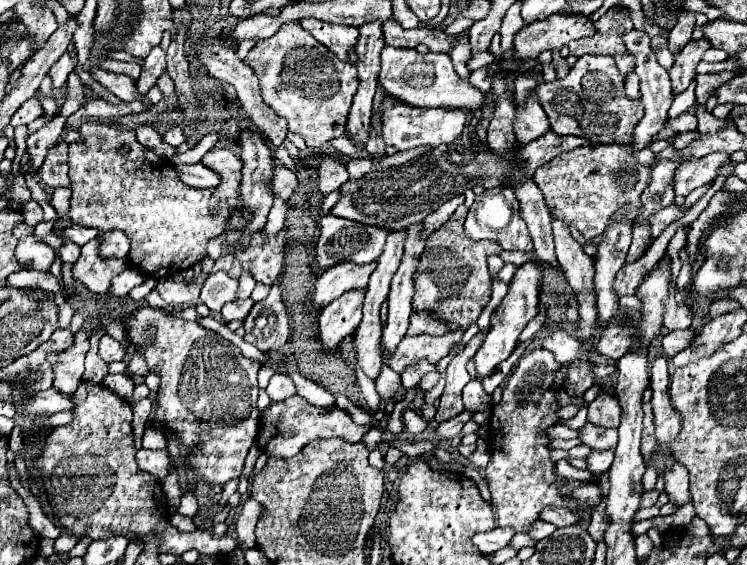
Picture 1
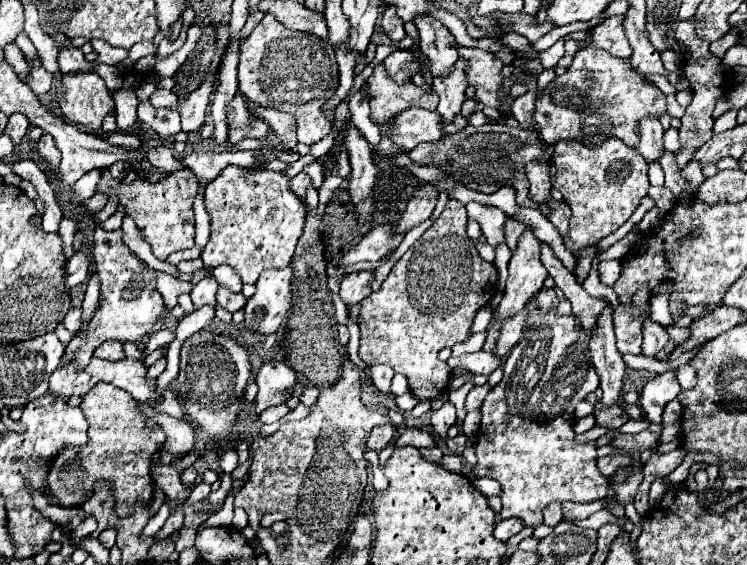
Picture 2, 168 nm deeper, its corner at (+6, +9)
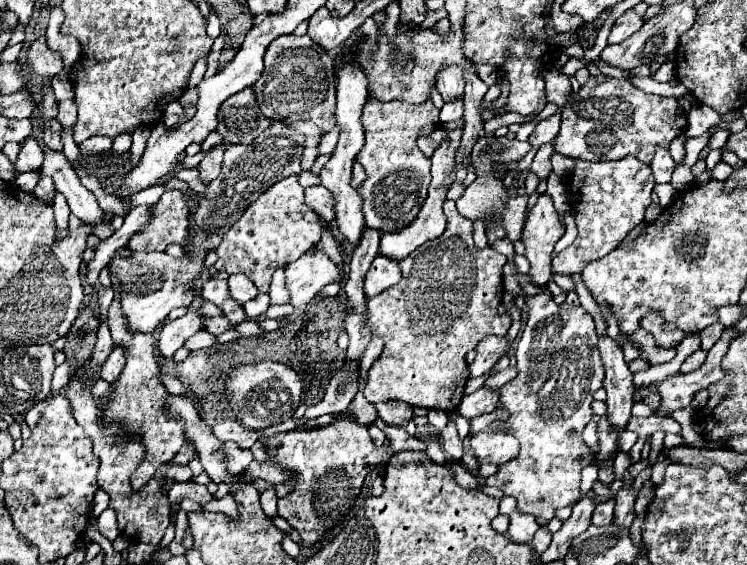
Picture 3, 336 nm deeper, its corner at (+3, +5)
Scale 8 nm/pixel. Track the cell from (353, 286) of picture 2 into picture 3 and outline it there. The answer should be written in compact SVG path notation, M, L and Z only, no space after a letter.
M377 255L365 275L365 285L363 285L365 297L379 295L387 287L399 283L399 279L401 279L401 271L397 267L397 261L391 261L391 259Z

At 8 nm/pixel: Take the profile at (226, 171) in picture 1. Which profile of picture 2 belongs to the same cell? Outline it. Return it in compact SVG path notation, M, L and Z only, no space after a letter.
M228 165L206 187L206 211L210 213L212 235L204 247L206 267L230 265L244 283L256 283L264 269L286 267L304 229L306 205L290 191L290 177L264 169L248 171Z

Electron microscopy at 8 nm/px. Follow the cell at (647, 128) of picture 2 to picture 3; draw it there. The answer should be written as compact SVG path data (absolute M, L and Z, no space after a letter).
M657 147L655 149L655 157L651 161L651 169L653 169L653 177L657 183L669 183L671 181L671 173L675 169L675 161L669 155L669 149L665 147Z

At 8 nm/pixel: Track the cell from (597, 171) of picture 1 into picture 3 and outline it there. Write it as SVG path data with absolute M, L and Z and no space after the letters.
M627 155L617 161L581 161L575 159L575 167L569 177L569 191L573 195L575 223L579 229L577 239L553 259L553 271L561 275L581 273L583 267L595 259L611 253L629 229L643 221L645 209L651 205L651 191L655 187L649 165L637 157Z

